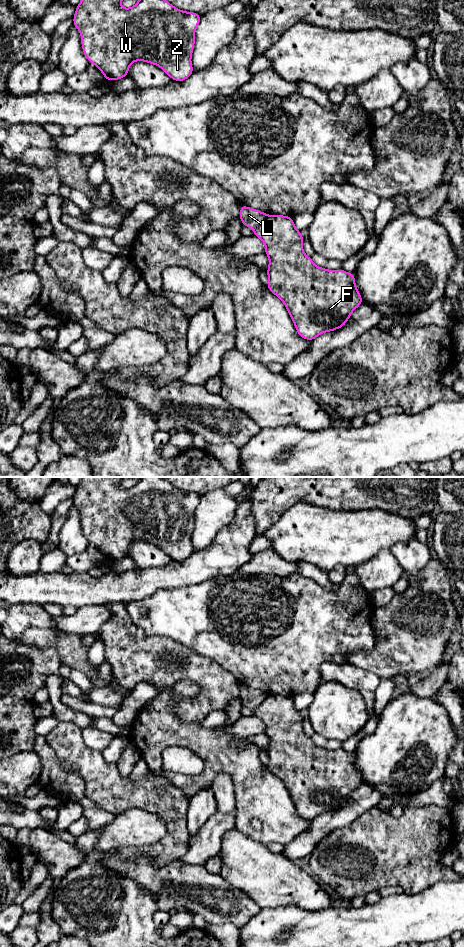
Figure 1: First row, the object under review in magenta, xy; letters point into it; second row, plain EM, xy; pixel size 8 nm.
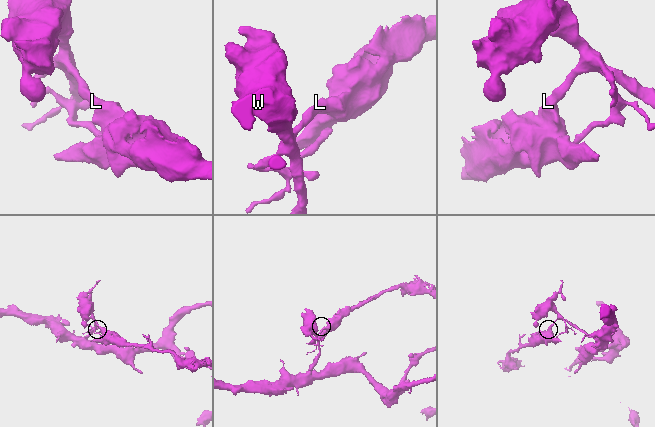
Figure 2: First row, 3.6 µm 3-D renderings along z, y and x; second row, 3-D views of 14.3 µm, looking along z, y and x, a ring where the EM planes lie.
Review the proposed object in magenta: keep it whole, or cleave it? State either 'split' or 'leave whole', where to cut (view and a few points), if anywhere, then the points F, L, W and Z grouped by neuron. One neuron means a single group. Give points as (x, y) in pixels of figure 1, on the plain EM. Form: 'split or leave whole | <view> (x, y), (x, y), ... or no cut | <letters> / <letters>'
split | xy (267, 695), (254, 709) | F / L W Z

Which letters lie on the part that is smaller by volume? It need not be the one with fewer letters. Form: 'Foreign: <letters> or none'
Foreign: F

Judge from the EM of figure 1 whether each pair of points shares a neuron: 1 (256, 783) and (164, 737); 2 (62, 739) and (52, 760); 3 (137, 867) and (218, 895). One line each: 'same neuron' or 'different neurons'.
1: same neuron
2: different neurons
3: same neuron

